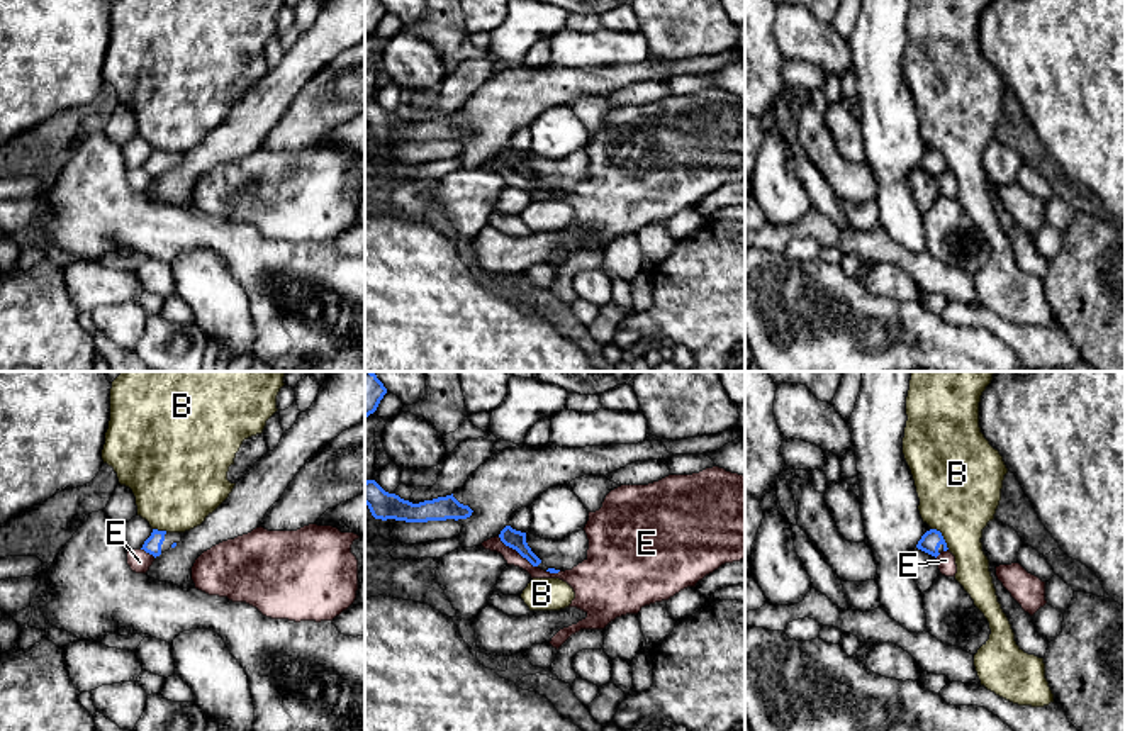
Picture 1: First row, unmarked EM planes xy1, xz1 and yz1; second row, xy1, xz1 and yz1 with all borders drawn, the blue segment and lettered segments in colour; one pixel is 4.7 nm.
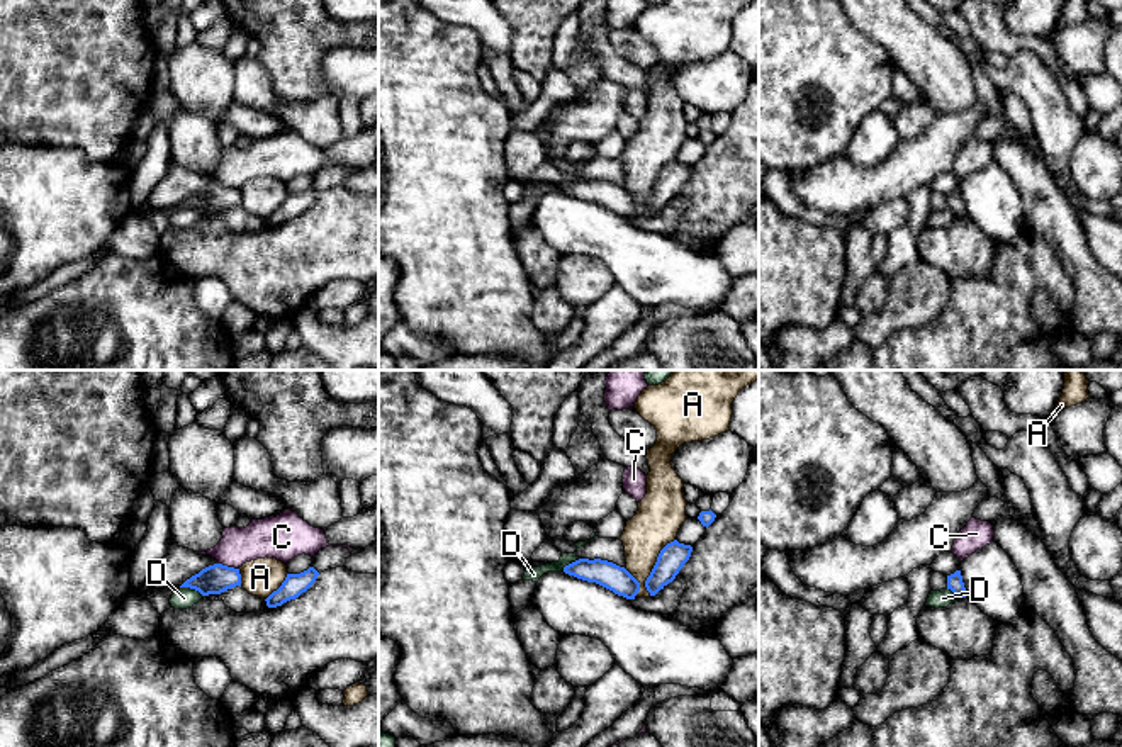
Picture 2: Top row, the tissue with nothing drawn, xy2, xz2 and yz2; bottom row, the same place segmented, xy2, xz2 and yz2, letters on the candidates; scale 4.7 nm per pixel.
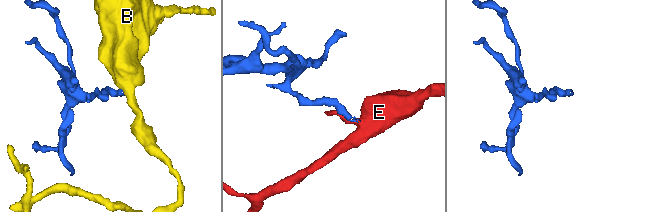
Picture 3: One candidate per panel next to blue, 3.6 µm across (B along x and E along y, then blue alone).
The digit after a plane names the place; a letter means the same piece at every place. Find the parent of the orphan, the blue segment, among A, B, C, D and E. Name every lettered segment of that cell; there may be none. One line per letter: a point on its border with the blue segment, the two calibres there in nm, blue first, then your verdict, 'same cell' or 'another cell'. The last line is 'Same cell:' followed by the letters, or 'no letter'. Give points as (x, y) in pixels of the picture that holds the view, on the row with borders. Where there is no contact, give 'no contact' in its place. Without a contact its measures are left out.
A: xz2 (654, 566) | 130/220 nm | another cell
B: yz1 (942, 536) | 100/400 nm | another cell
C: xy2 (230, 567) | 140/190 nm | another cell
D: xy2 (192, 588) | 140/100 nm | another cell
E: xz1 (518, 552) | 90/70 nm | another cell
Same cell: no letter

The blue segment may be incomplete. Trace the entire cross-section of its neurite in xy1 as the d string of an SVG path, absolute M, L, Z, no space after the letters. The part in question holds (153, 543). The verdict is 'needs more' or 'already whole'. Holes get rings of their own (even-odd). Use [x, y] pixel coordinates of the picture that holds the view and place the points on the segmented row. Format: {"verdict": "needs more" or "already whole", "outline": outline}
{"verdict": "needs more", "outline": "M153 529L151 536L144 541L141 550L156 558L161 553L168 551L170 548L175 548L180 541L182 541L180 533L166 533Z"}

